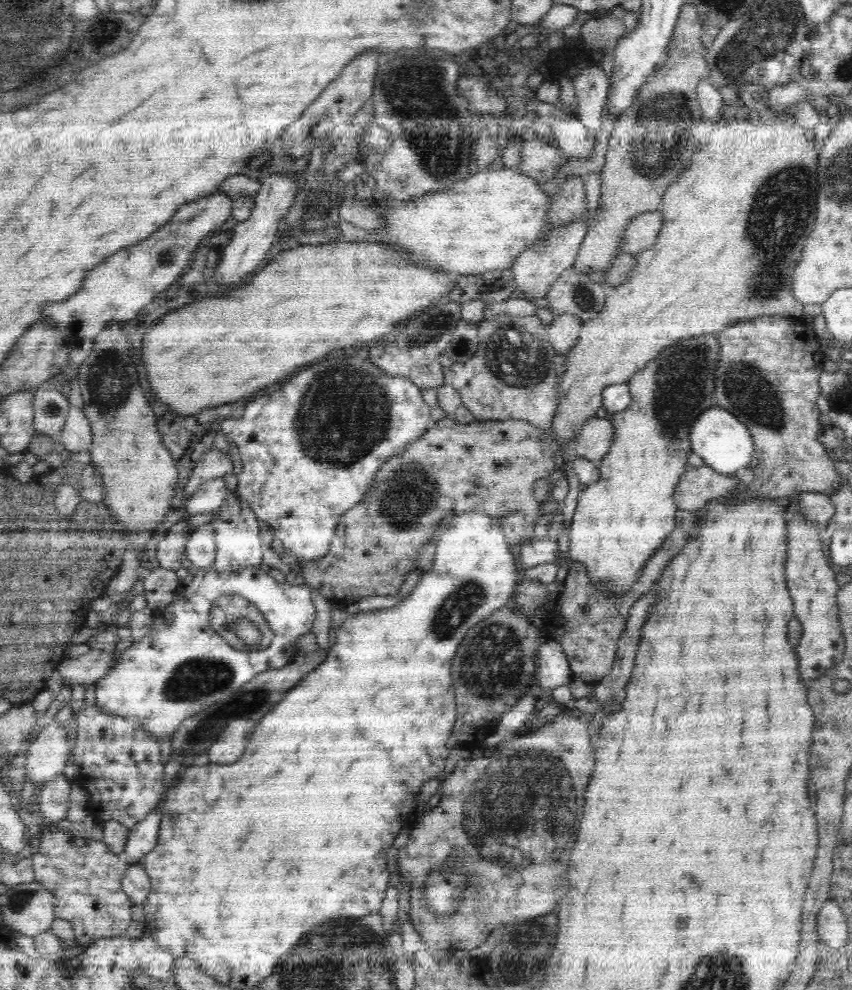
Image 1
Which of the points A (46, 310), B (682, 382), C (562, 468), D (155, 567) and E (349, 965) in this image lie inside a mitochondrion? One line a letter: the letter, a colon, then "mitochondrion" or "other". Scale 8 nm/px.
A: other
B: mitochondrion
C: other
D: other
E: mitochondrion

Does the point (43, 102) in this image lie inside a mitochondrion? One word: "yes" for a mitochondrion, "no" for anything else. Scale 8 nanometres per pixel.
no

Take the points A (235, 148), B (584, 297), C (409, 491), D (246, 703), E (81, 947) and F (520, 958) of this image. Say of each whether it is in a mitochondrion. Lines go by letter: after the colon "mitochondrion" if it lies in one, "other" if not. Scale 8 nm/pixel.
A: other
B: mitochondrion
C: mitochondrion
D: mitochondrion
E: other
F: mitochondrion

